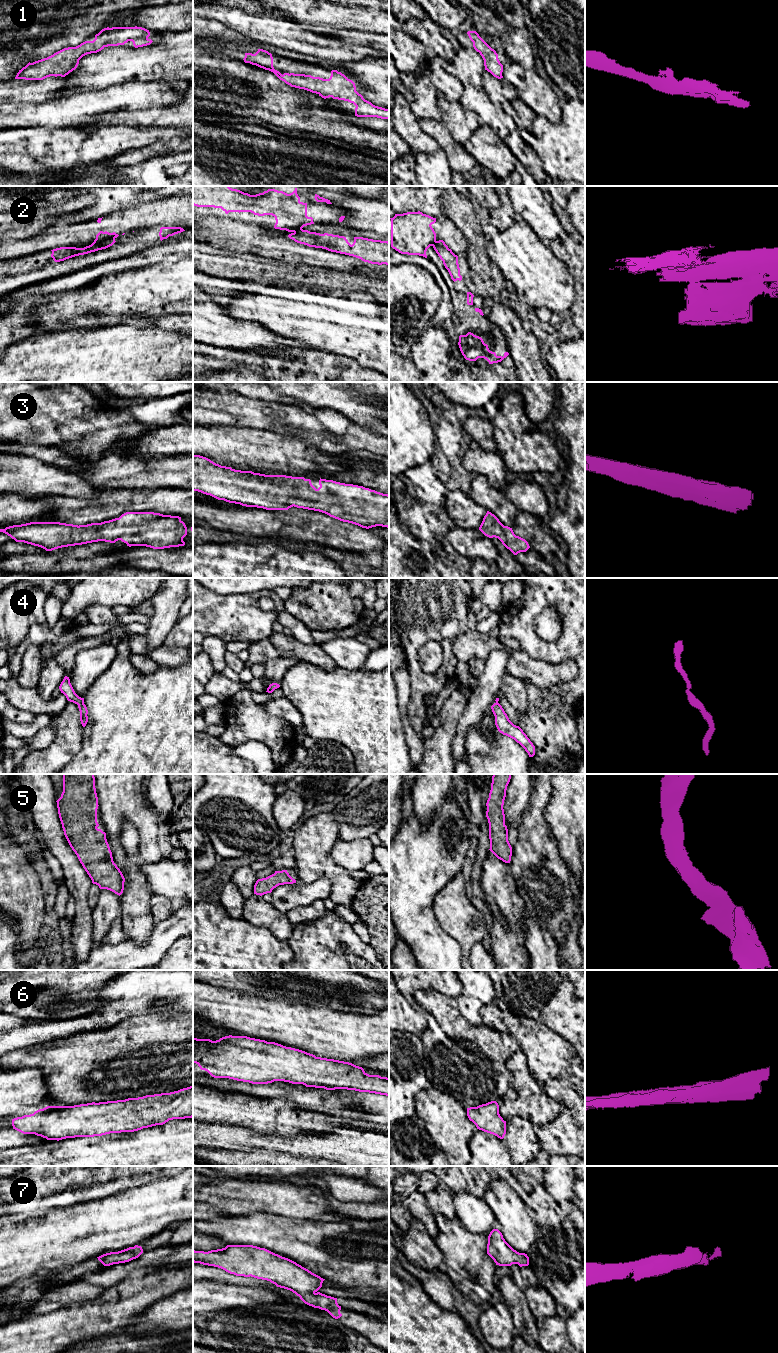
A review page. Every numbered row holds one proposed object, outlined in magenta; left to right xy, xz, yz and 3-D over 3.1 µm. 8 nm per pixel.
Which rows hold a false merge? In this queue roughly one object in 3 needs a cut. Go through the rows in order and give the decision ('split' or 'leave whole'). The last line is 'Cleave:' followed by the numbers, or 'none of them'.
1: leave whole
2: split
3: leave whole
4: leave whole
5: leave whole
6: leave whole
7: leave whole
Cleave: 2

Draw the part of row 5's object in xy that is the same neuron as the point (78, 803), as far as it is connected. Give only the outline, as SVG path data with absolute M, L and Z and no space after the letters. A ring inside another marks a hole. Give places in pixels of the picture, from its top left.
M63 774L63 792L56 802L64 835L92 883L120 896L125 878L113 861L106 833L97 828L94 774Z

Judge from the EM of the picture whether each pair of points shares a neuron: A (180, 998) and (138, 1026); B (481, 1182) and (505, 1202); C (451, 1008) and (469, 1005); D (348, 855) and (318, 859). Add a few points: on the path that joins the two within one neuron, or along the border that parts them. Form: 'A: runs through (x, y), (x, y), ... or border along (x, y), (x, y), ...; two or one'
A: border along (155, 1012), (161, 1014); two
B: border along (492, 1179), (482, 1196); two
C: border along (455, 999), (459, 1012), (464, 1018); two
D: border along (331, 847), (330, 856), (350, 872); two

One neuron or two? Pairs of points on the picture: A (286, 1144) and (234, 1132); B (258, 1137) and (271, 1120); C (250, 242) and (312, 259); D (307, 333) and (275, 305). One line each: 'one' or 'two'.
A: one
B: two
C: one
D: two

